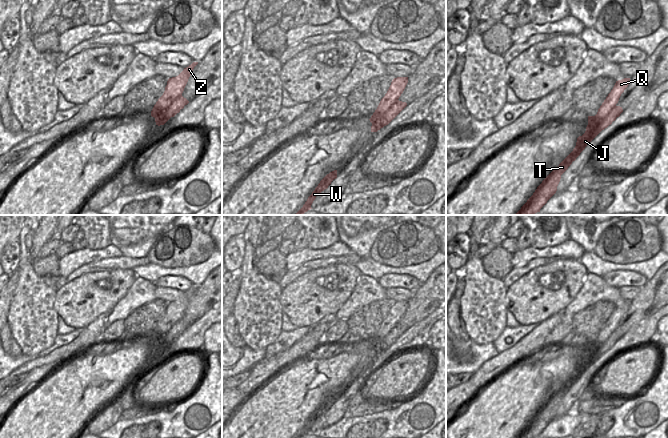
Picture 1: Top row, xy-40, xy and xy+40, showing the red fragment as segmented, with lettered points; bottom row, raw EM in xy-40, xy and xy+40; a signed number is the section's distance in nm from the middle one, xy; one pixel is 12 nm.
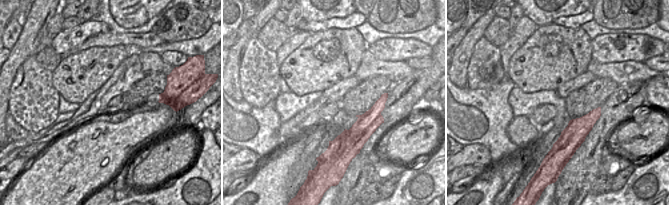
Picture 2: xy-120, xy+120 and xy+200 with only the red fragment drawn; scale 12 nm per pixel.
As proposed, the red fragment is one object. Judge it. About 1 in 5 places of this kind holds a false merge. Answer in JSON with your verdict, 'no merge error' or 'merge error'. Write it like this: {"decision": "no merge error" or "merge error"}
{"decision": "merge error"}

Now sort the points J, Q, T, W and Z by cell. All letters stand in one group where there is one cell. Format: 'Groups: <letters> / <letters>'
Groups: J T W / Q Z

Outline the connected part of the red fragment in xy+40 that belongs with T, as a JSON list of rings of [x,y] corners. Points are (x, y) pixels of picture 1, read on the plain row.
[[[615,330],[605,342],[602,336],[597,336],[595,340],[588,340],[586,355],[582,360],[577,362],[576,370],[573,375],[542,405],[533,419],[516,438],[535,438],[540,436],[540,433],[556,417],[561,399],[568,393],[572,386],[576,384],[585,371],[602,354],[611,349],[622,336],[622,331]]]

